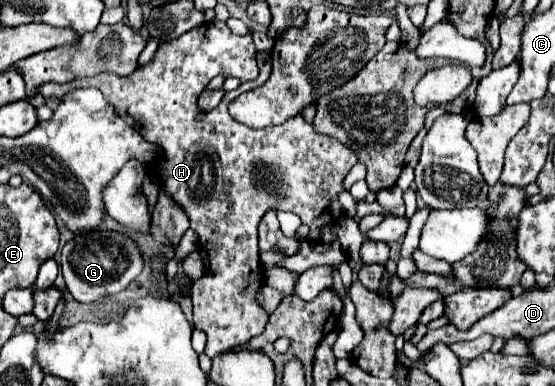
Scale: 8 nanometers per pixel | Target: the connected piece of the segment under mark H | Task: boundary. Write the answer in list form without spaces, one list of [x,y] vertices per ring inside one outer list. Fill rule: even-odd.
[[[213,22],[213,24],[203,24],[199,28],[193,28],[178,38],[166,40],[147,64],[138,67],[129,76],[120,77],[111,72],[101,72],[93,78],[71,80],[67,84],[51,82],[39,88],[39,94],[43,98],[51,98],[51,96],[63,98],[69,90],[95,86],[103,92],[103,96],[109,102],[113,102],[113,106],[117,108],[117,112],[121,114],[125,122],[129,122],[147,142],[153,142],[163,148],[158,171],[157,166],[155,167],[155,178],[159,180],[163,192],[175,204],[179,204],[189,216],[191,230],[199,236],[199,248],[207,252],[209,264],[211,264],[209,272],[205,272],[193,284],[193,290],[191,290],[193,326],[207,334],[205,354],[209,358],[237,344],[243,344],[265,330],[267,312],[255,302],[255,294],[263,286],[263,268],[259,262],[259,246],[257,246],[257,222],[261,220],[261,216],[265,216],[269,208],[293,212],[301,218],[303,224],[309,226],[307,240],[311,244],[319,244],[321,230],[341,218],[339,194],[345,190],[343,178],[357,164],[357,156],[353,154],[353,150],[341,144],[337,138],[319,134],[313,128],[313,124],[305,122],[303,114],[293,116],[293,120],[287,120],[285,124],[267,126],[263,130],[251,130],[245,124],[239,124],[237,120],[233,120],[227,112],[229,102],[233,102],[241,92],[261,86],[261,82],[265,82],[269,76],[271,76],[271,54],[257,52],[257,62],[255,62],[255,46],[253,46],[251,34],[237,36],[227,28],[227,24]],[[217,74],[235,76],[243,84],[237,90],[227,92],[221,104],[217,106],[217,110],[211,110],[205,114],[199,110],[197,98],[207,86],[207,82],[215,78]]]

